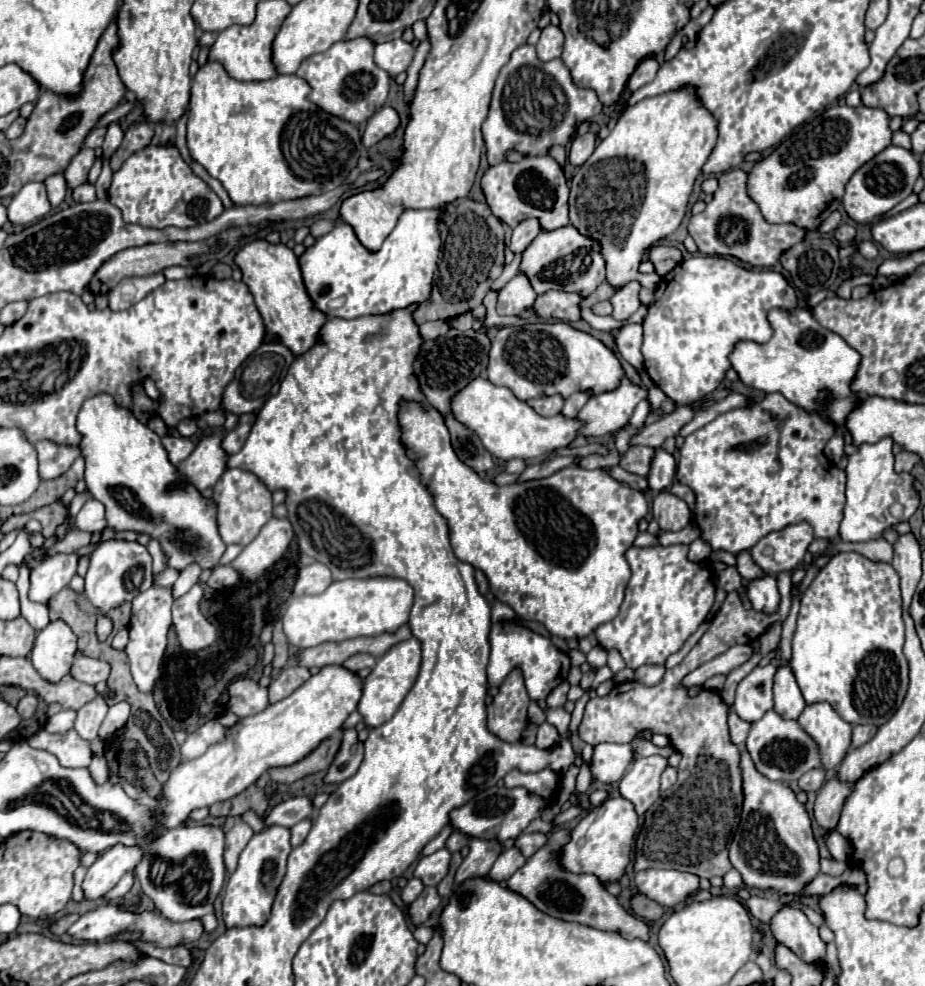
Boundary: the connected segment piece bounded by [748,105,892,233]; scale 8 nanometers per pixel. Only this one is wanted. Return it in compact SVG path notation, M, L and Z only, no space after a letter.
M836 105L836 107L826 109L816 119L798 127L768 157L764 157L760 163L756 163L752 167L752 171L748 173L750 199L754 199L754 203L758 203L762 217L768 223L792 223L796 227L806 229L808 233L818 231L822 221L840 207L844 187L846 187L850 175L854 175L854 171L858 171L858 167L862 167L866 161L870 161L874 155L878 155L882 149L886 149L890 145L892 131L890 131L888 123L890 123L890 119L882 109L868 109L864 105L860 105L856 109L852 109L848 105Z

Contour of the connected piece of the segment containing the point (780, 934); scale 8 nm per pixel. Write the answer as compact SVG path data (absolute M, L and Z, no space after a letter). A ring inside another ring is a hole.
M784 907L770 921L770 931L778 943L790 947L804 963L826 961L826 943L818 935L818 927L808 921L808 917L792 907Z

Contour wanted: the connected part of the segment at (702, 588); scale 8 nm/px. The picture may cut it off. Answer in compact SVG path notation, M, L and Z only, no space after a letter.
M680 543L668 547L632 545L626 551L626 561L632 569L632 577L626 585L620 613L596 629L596 639L604 649L618 649L630 669L664 665L708 617L716 593L714 575L706 563L688 561L688 545Z

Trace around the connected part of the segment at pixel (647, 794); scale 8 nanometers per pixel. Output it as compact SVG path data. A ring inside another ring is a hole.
M660 755L636 757L628 773L620 781L620 793L626 797L638 815L644 815L660 795L660 775L668 761Z

